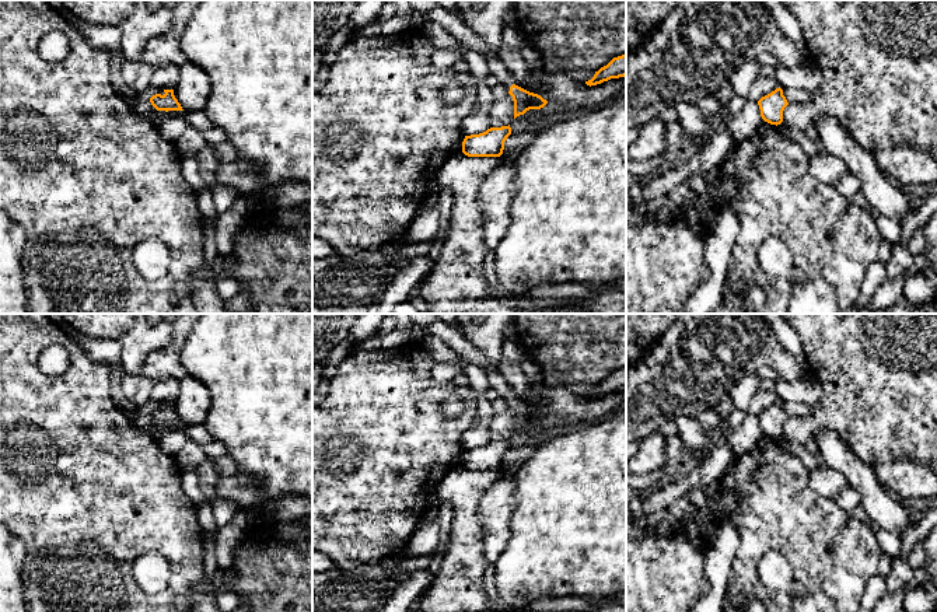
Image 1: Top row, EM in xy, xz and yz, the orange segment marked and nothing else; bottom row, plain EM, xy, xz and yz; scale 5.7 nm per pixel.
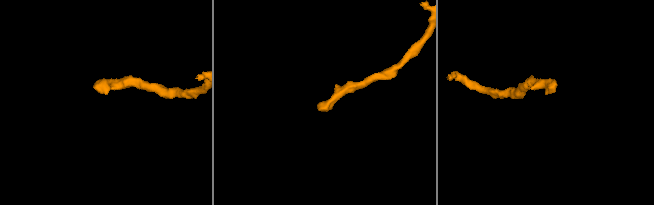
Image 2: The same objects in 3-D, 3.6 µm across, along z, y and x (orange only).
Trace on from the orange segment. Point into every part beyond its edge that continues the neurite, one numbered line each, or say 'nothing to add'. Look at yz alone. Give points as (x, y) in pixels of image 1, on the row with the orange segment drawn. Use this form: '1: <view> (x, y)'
1: yz (792, 95)

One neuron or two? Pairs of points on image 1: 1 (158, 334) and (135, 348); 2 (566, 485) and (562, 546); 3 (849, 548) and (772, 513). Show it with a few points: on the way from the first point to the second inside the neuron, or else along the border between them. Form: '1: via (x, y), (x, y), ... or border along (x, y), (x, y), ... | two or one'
1: via (153, 336), (146, 336), (140, 342) | one
2: via (566, 500), (566, 531) | one
3: via (829, 537), (818, 537), (792, 517) | one

